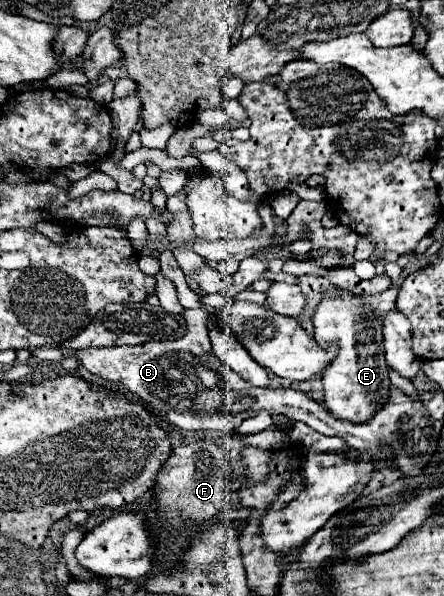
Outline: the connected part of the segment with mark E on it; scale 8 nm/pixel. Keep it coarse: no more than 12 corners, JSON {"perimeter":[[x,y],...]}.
{"perimeter":[[350,291],[326,293],[312,323],[338,341],[324,403],[352,423],[388,401],[380,315]]}

